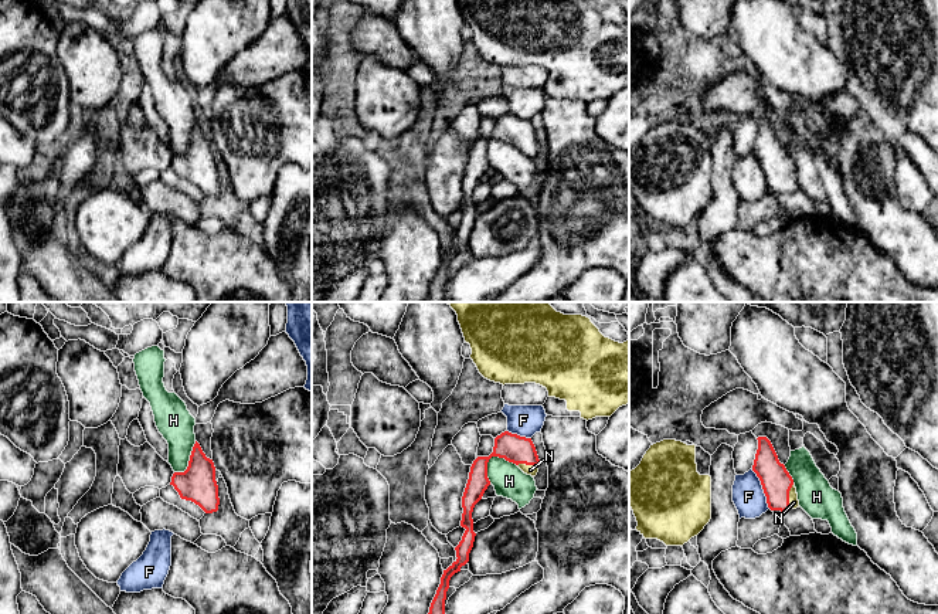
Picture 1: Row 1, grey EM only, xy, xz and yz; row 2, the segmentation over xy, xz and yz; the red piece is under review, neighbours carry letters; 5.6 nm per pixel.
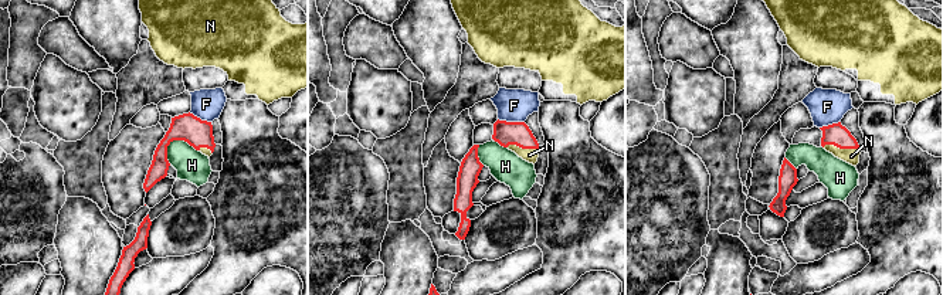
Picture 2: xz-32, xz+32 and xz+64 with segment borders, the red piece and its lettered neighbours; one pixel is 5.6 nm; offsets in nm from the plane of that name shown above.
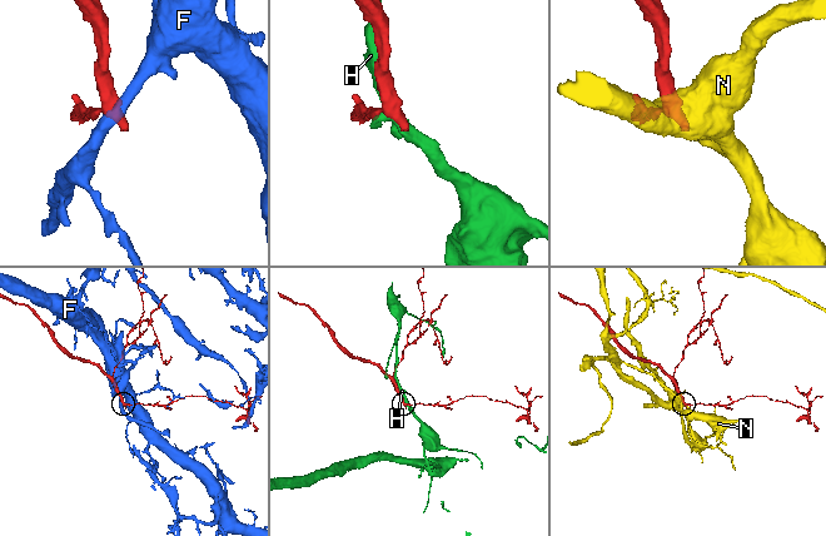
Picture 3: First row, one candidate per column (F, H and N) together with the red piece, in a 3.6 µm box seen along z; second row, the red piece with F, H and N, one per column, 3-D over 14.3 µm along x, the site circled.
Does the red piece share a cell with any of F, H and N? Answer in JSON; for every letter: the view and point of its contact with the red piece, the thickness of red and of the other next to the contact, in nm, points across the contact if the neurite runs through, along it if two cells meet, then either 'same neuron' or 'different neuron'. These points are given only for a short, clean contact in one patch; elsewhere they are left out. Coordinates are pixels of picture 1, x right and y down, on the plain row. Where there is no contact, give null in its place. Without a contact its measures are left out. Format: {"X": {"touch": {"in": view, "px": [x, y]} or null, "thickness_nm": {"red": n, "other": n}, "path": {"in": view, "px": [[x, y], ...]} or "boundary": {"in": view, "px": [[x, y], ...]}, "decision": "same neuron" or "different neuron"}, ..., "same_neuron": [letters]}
{"F": {"touch": {"in": "yz", "px": [763, 170]}, "thickness_nm": {"red": 170, "other": 180}, "decision": "different neuron"}, "H": {"touch": {"in": "xz", "px": [490, 139]}, "thickness_nm": {"red": 160, "other": 190}, "decision": "different neuron"}, "N": {"touch": {"in": "yz", "px": [788, 179]}, "thickness_nm": {"red": 170, "other": 60}, "path": {"in": "yz", "px": [[777, 165], [788, 179], [794, 185]]}, "decision": "same neuron"}, "same_neuron": ["N"]}

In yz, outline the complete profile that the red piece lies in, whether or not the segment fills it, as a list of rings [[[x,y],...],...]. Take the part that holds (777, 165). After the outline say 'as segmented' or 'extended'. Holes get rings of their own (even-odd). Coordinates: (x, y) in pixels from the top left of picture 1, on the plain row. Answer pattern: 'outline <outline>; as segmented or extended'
outline [[[758,119],[752,153],[761,163],[767,186],[771,193],[791,193],[799,190],[798,176],[792,159],[767,119]]]; extended

